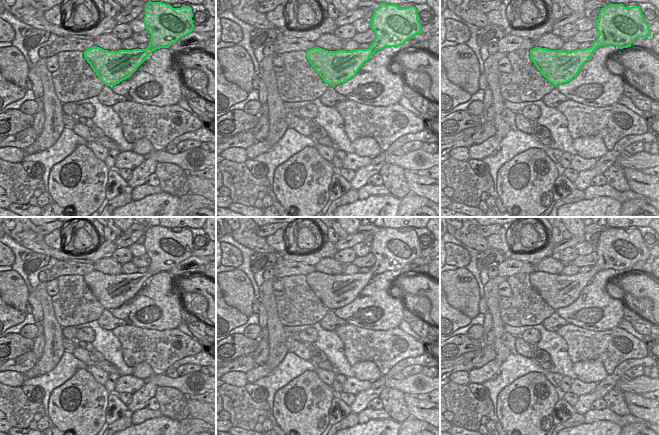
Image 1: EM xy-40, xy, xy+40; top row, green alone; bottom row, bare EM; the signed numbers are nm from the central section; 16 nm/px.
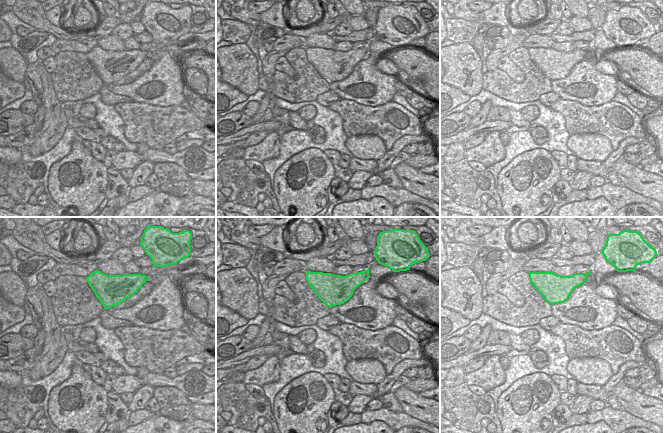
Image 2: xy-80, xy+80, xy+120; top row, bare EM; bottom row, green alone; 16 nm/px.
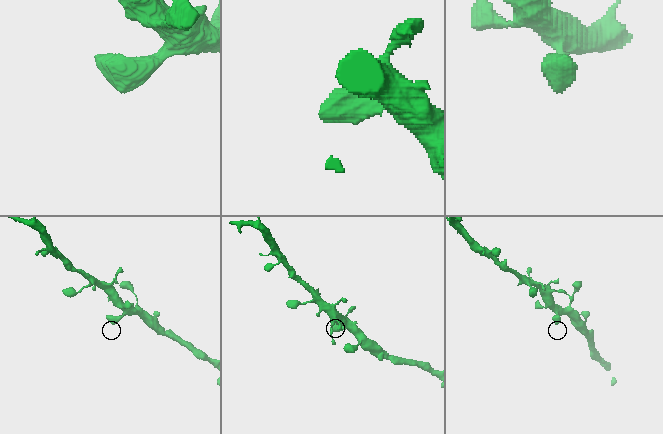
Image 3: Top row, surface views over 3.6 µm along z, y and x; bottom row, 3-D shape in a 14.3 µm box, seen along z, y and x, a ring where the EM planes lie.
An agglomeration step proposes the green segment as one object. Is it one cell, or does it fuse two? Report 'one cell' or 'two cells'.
one cell

